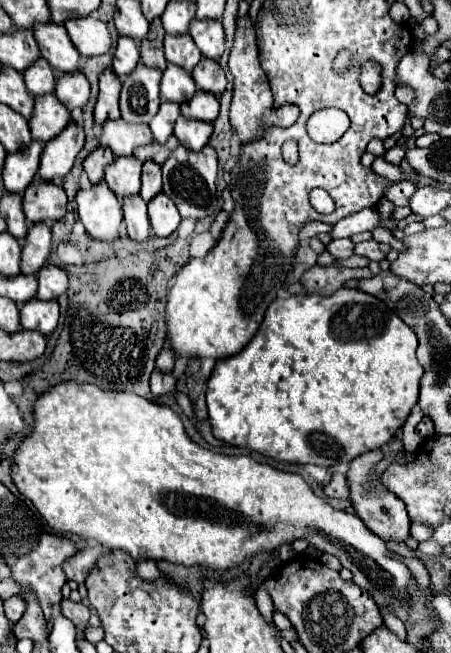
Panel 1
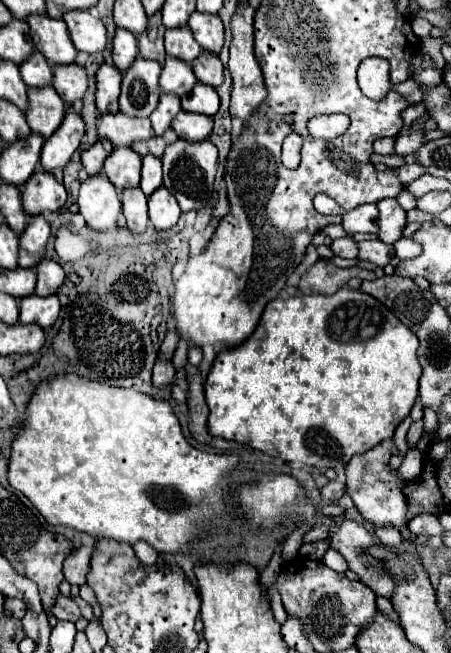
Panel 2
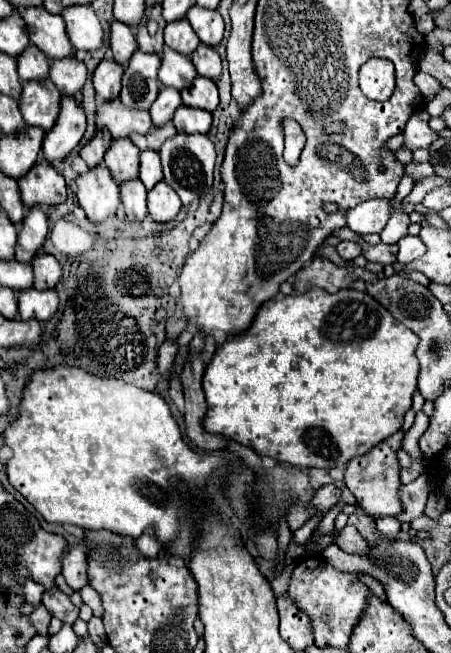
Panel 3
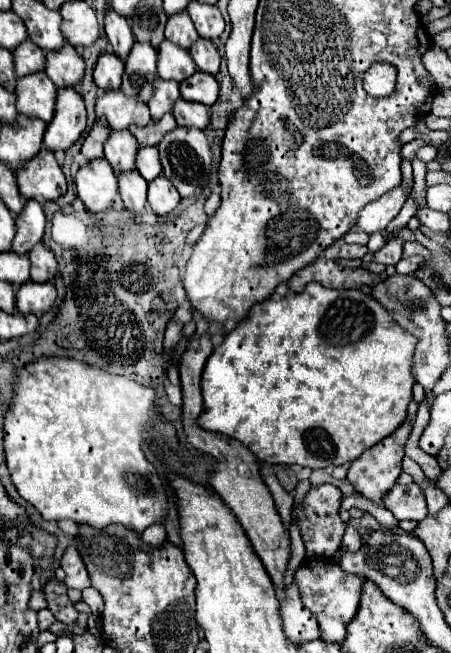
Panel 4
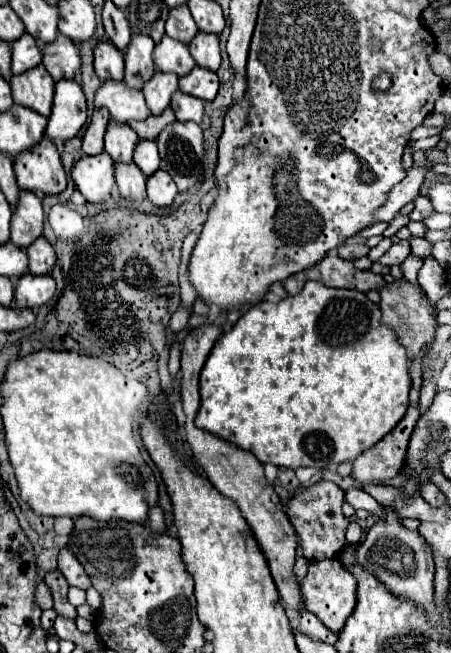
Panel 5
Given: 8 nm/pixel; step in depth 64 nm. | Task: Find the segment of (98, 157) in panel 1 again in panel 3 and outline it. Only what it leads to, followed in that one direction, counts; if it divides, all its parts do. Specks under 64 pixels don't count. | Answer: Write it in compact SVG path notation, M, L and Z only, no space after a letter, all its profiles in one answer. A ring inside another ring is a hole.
M96 132L96 136L80 150L80 156L88 164L88 168L96 168L98 164L102 164L110 144L112 144L112 136L104 136L104 132Z

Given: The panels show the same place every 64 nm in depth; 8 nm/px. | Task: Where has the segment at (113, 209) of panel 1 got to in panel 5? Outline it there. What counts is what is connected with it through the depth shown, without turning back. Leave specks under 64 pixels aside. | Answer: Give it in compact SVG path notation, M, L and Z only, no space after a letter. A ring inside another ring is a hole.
M102 152L100 156L84 156L72 168L76 188L90 204L104 204L112 196L114 164L112 158Z

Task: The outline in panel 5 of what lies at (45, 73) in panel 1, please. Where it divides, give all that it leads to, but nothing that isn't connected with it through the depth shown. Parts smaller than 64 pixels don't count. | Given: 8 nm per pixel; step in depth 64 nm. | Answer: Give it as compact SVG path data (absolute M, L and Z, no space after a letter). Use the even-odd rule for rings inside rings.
M24 34L16 44L12 44L12 72L22 74L26 70L32 70L42 64L42 50L32 40L32 36Z

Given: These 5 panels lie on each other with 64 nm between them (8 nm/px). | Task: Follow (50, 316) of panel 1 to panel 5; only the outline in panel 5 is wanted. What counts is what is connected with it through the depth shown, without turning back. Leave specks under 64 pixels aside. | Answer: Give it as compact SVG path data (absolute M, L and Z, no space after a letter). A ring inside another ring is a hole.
M22 276L16 284L14 302L18 308L38 310L40 306L48 304L56 292L56 284L52 276Z

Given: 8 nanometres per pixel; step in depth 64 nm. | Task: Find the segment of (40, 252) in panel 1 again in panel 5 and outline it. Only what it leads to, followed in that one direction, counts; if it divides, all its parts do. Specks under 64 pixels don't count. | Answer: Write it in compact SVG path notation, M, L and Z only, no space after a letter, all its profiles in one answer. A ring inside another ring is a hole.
M20 192L18 206L12 214L12 244L26 250L36 238L42 236L44 228L44 212L38 196L28 196L28 192Z

